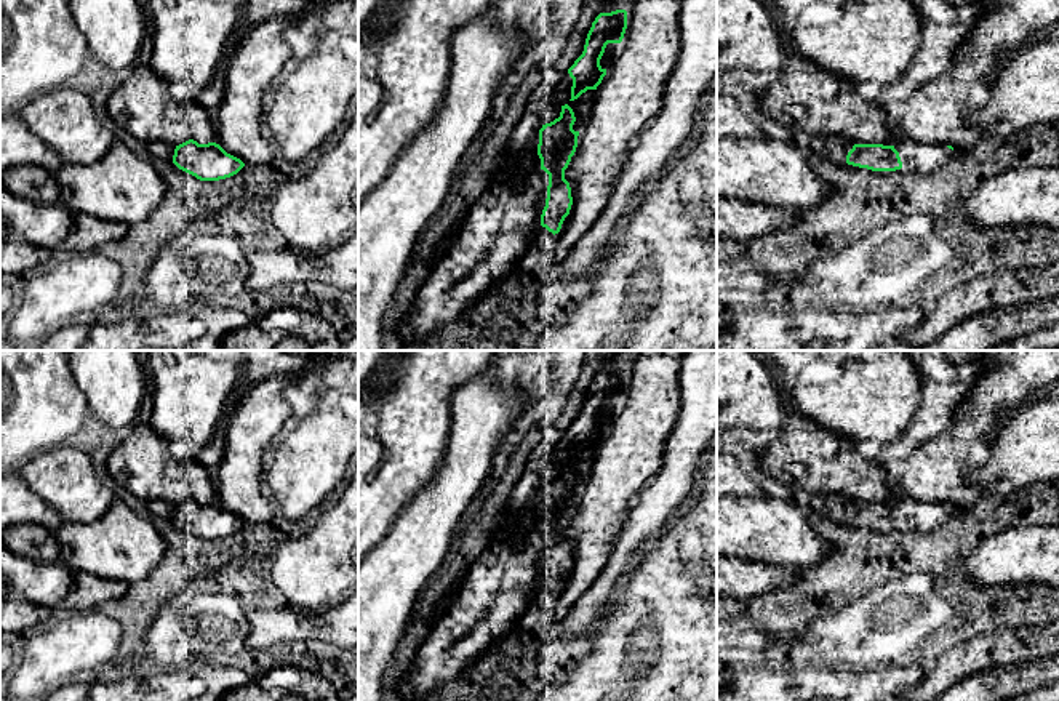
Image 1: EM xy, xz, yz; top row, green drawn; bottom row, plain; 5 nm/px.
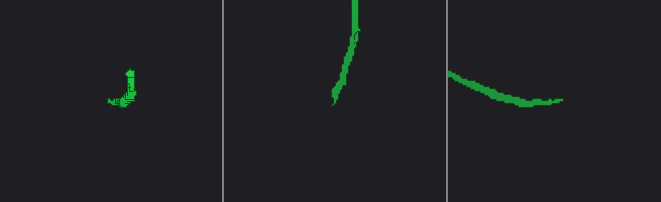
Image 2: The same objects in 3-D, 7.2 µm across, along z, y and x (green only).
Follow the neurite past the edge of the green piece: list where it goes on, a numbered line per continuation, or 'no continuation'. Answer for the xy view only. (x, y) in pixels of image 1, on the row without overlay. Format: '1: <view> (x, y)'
1: xy (159, 508)

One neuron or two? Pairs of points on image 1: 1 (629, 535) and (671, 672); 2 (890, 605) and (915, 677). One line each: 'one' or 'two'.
1: two
2: two

